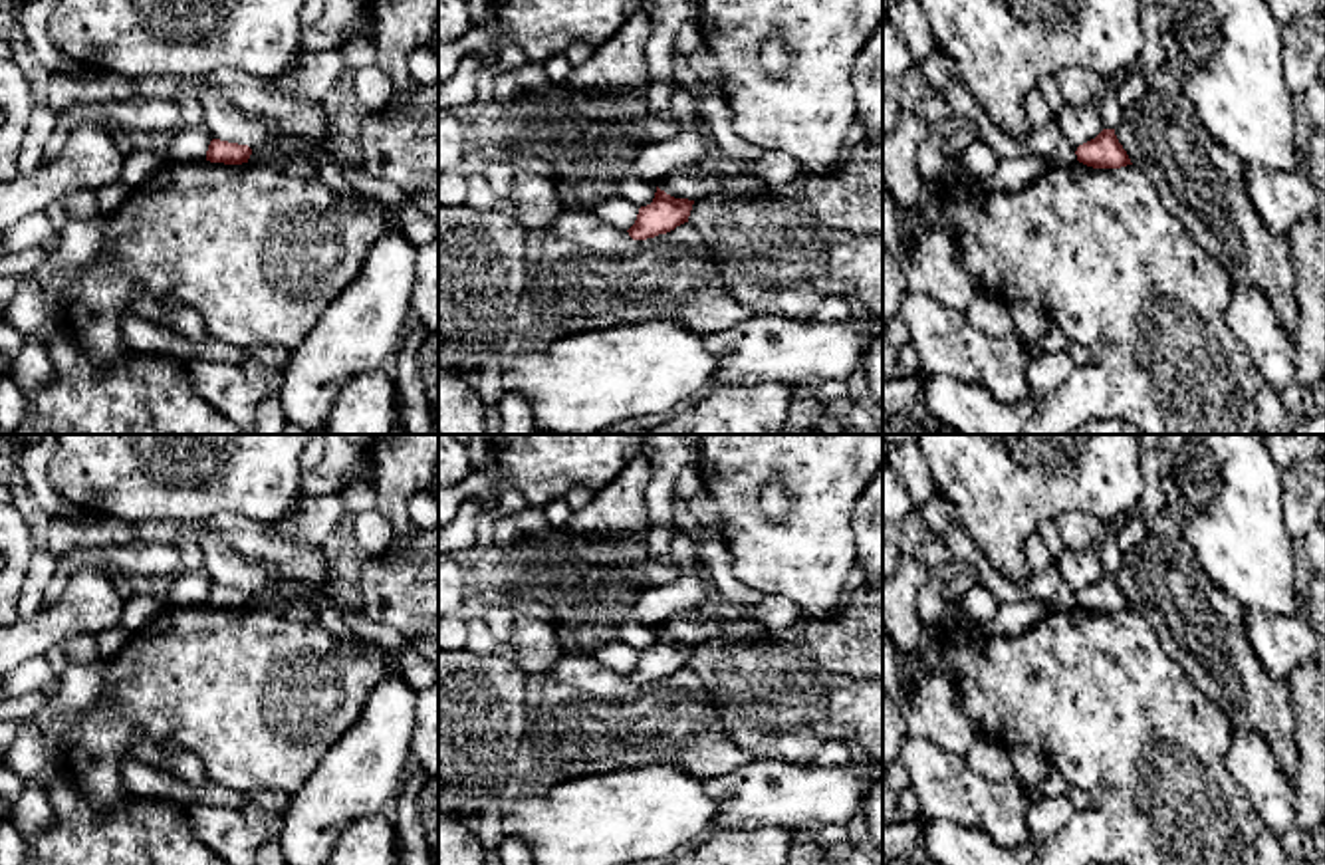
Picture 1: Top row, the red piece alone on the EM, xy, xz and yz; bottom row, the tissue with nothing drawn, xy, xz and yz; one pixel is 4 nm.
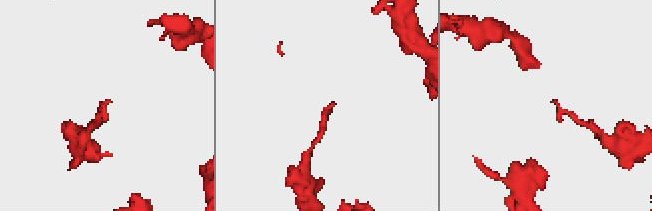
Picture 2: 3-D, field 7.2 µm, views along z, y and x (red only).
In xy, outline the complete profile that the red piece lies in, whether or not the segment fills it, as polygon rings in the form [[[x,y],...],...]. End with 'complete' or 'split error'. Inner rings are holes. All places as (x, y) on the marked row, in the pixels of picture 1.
[[[212,139],[206,151],[206,161],[224,165],[248,163],[252,149],[248,145]]]; complete

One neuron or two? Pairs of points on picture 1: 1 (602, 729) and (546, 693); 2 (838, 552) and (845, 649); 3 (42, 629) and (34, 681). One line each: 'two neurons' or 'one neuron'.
1: one neuron
2: two neurons
3: two neurons

